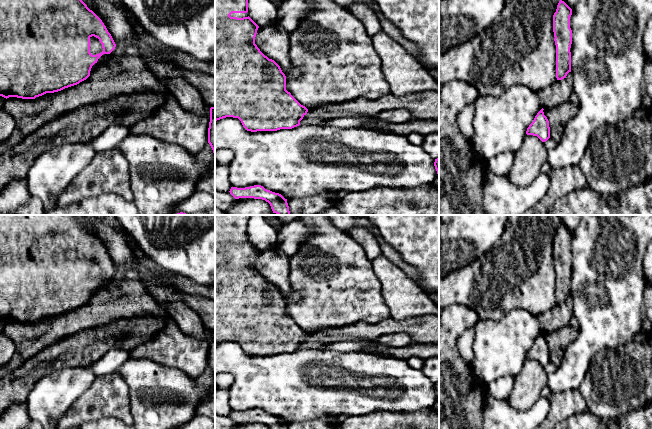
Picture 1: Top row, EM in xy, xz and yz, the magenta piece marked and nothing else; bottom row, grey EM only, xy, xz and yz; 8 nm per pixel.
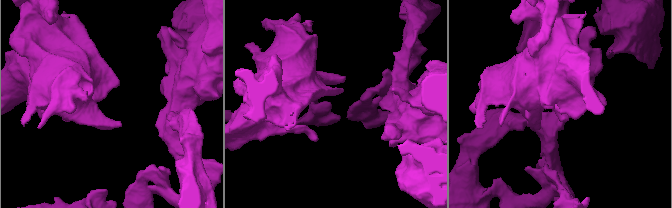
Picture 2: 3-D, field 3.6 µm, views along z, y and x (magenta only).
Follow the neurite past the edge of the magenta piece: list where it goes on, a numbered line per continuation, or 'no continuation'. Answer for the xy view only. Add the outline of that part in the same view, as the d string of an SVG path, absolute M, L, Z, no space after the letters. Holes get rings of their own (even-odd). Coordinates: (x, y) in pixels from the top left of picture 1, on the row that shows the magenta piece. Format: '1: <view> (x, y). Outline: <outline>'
no continuation

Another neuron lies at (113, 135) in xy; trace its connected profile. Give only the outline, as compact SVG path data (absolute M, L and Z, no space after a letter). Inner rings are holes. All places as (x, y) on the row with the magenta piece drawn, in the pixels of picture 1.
M114 124L93 138L89 144L96 152L104 151L117 147L129 134L131 134L130 127Z

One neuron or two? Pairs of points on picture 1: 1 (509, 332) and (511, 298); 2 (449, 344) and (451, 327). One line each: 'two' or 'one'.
1: two
2: one

